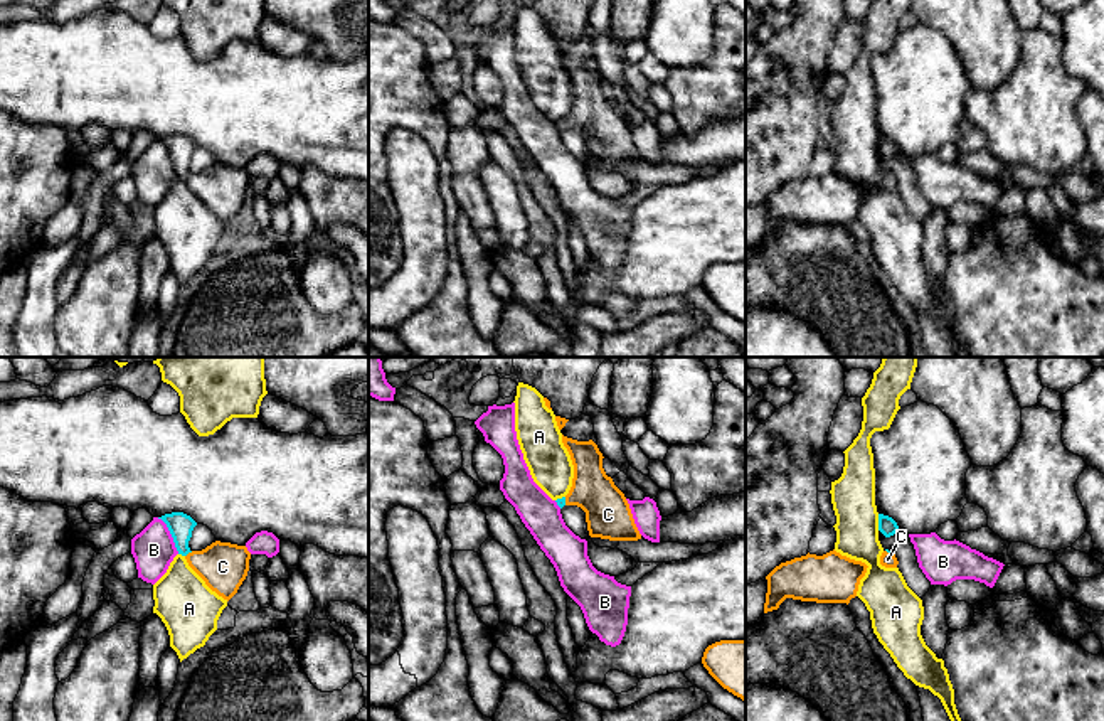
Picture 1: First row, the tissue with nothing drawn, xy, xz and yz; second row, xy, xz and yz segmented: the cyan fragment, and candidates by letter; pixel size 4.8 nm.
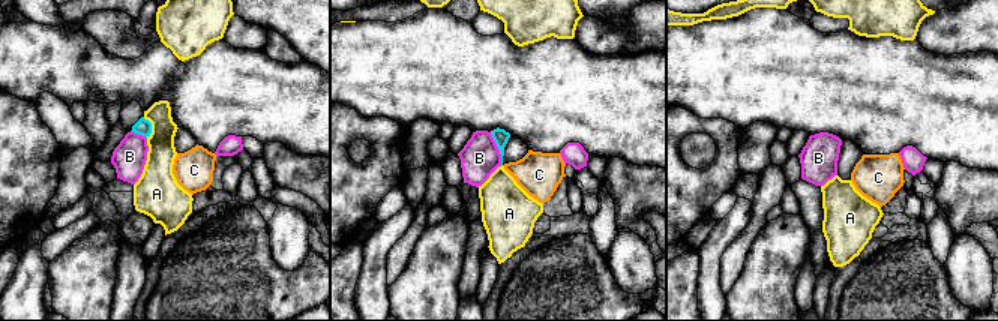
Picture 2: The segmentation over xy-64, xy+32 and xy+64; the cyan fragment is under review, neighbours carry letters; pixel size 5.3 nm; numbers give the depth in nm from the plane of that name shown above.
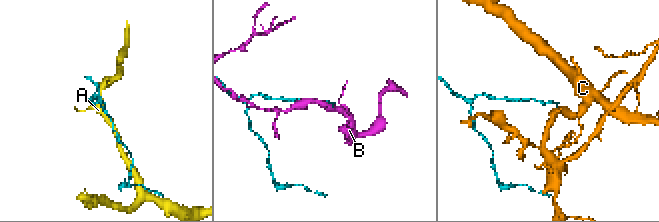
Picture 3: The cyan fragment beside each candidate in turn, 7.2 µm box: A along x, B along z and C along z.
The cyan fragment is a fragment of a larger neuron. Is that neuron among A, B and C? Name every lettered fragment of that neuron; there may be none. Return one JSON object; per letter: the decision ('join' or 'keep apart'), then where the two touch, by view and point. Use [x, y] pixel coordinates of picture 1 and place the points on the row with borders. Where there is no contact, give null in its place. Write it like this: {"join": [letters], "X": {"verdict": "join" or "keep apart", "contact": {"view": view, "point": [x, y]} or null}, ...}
{"join": ["C"], "A": {"verdict": "keep apart", "contact": {"view": "yz", "point": [879, 523]}}, "B": {"verdict": "keep apart", "contact": {"view": "xy", "point": [170, 533]}}, "C": {"verdict": "join", "contact": {"view": "xy", "point": [189, 551]}}}

